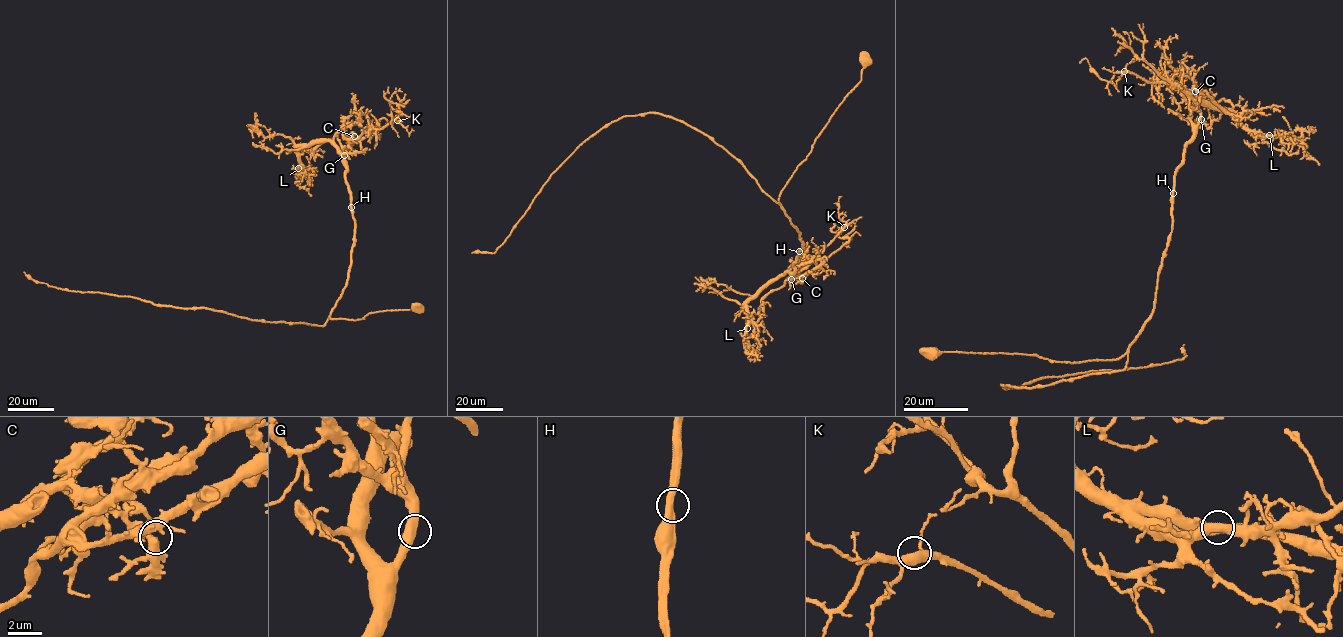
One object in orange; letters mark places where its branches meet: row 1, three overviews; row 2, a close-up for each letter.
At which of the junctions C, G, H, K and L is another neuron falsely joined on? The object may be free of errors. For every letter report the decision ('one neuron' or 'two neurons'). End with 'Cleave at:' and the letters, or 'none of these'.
C: one neuron
G: one neuron
H: one neuron
K: one neuron
L: one neuron
Cleave at: none of these

